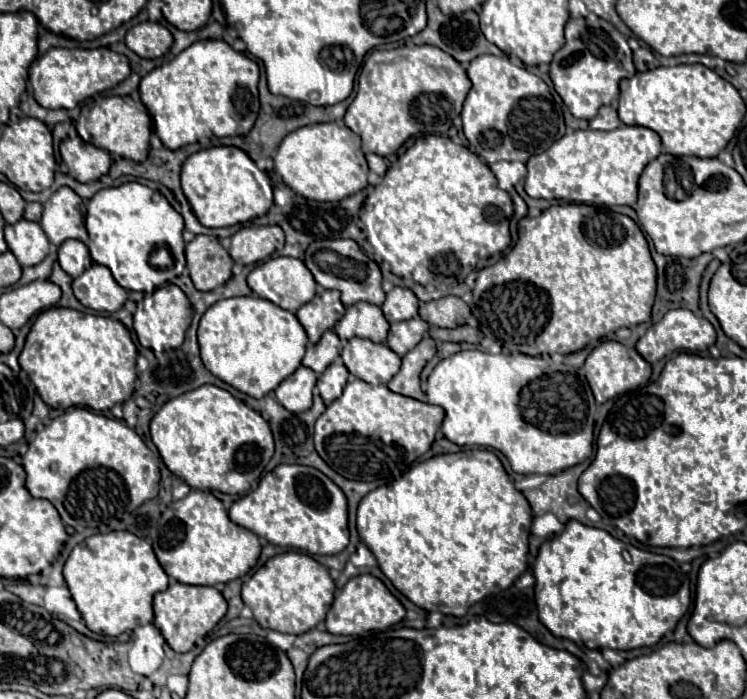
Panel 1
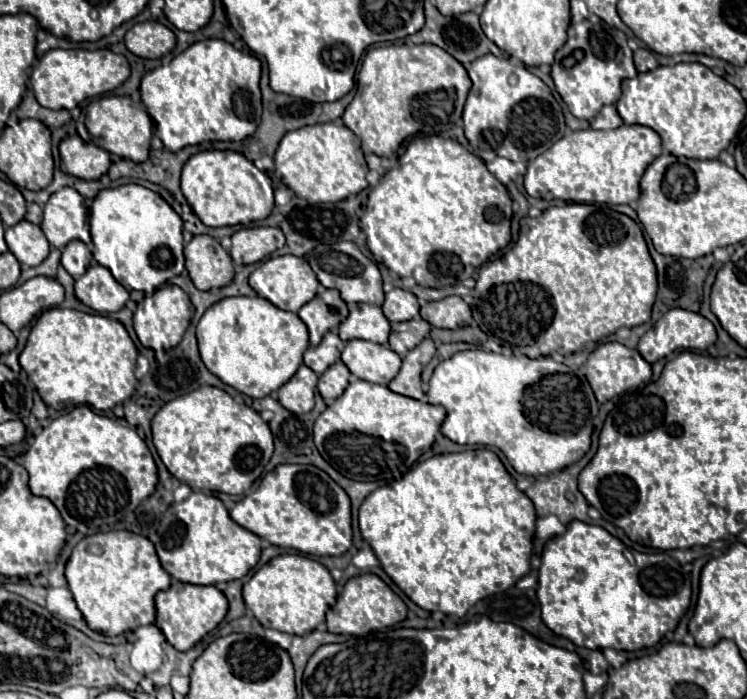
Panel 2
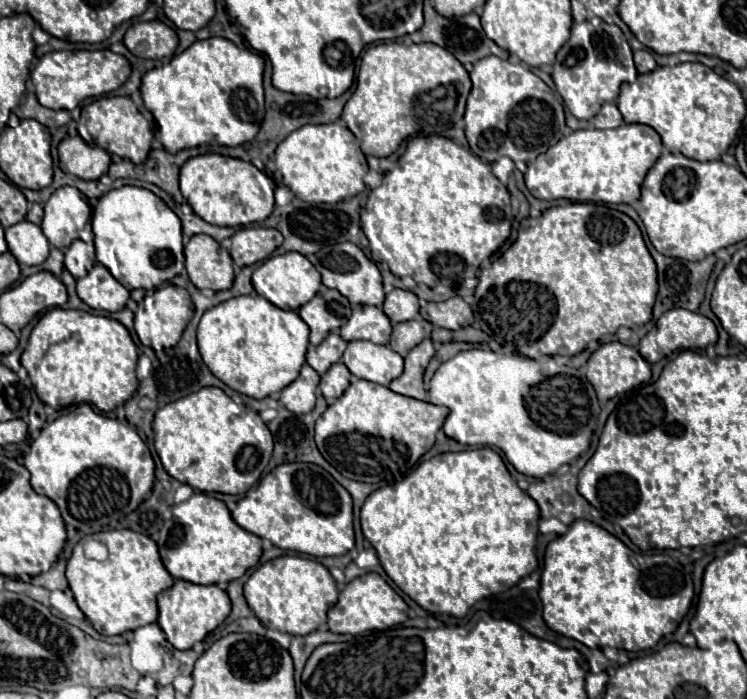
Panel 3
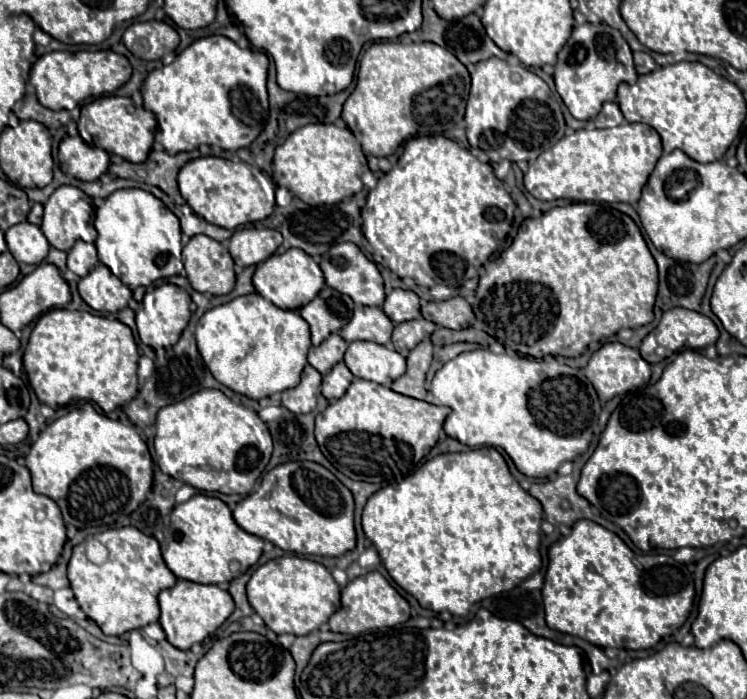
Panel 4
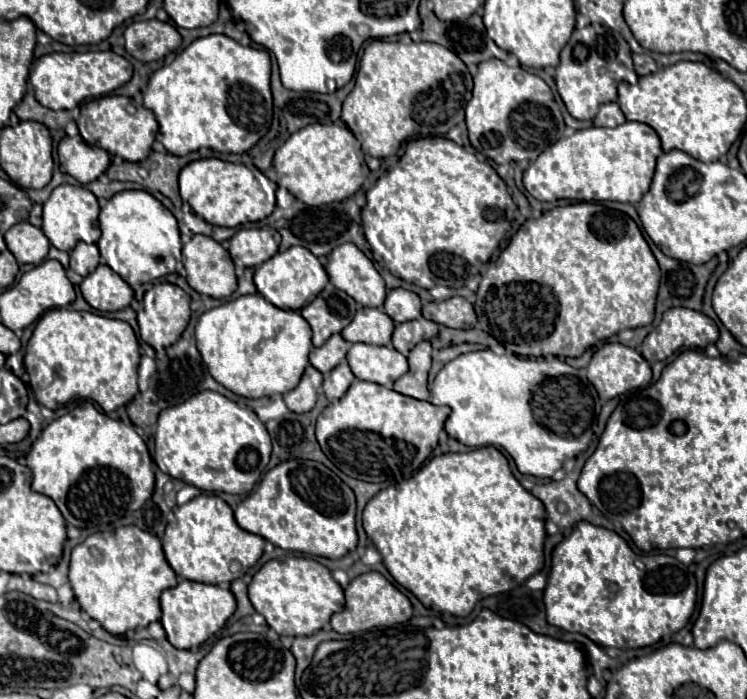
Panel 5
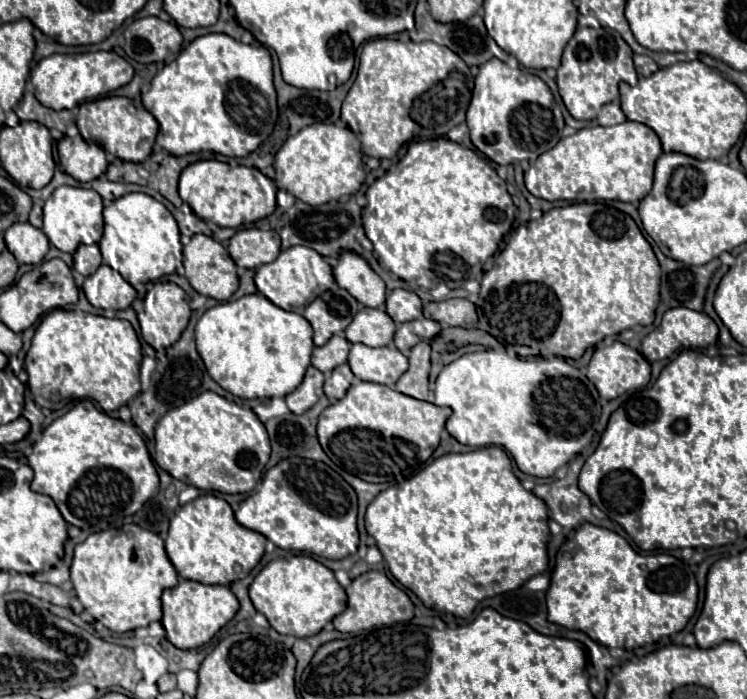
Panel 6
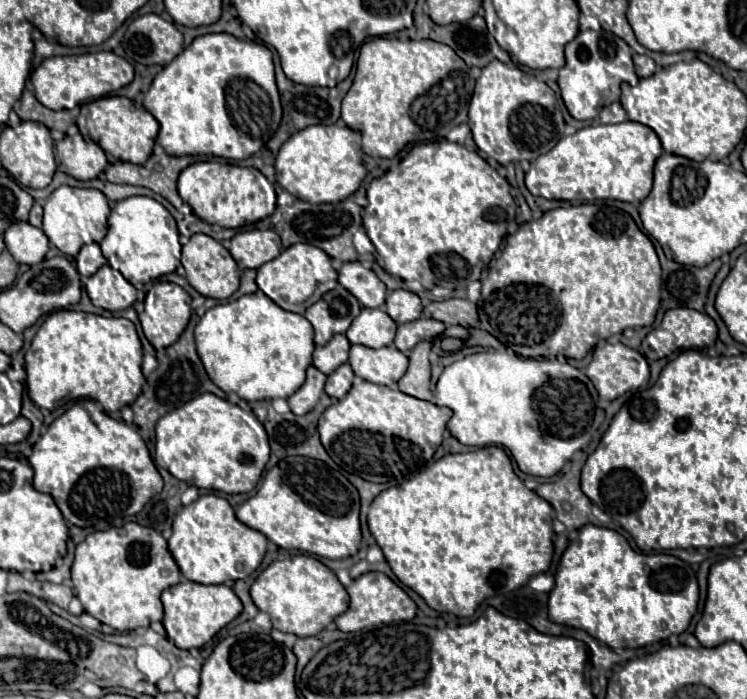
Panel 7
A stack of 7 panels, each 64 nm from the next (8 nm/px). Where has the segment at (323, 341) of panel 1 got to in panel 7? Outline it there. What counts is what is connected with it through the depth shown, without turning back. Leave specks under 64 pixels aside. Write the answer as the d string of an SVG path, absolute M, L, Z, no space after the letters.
M344 334L332 336L332 340L326 346L318 346L312 354L312 364L324 372L326 376L330 376L330 372L334 372L340 364L348 362L348 350L350 350L350 342Z

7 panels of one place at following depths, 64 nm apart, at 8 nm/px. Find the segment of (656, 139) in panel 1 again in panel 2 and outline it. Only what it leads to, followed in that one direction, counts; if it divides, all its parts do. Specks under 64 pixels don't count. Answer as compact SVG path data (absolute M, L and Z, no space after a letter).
M622 124L614 130L576 130L530 160L524 188L532 198L560 198L584 204L632 204L640 196L638 182L648 164L660 156L660 136L646 126Z

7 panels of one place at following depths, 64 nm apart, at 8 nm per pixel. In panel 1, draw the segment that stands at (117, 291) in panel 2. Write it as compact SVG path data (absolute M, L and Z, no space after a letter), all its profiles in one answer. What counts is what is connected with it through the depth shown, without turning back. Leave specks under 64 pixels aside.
M92 264L82 276L74 278L72 290L80 304L108 314L120 310L128 294L124 288L118 288L118 284L114 284L110 270L100 264Z

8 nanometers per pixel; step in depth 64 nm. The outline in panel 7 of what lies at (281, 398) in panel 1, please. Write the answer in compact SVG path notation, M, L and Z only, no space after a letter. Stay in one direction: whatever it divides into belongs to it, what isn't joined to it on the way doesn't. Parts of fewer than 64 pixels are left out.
M310 366L306 372L306 382L288 398L290 410L298 416L310 412L316 406L322 390L324 390L324 382L326 382L326 376L318 368Z

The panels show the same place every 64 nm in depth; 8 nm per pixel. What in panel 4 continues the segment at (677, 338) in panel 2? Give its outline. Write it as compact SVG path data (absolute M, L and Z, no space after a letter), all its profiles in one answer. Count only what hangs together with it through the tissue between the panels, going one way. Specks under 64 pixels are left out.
M672 308L672 310L662 314L658 326L642 340L638 350L642 352L642 358L646 362L656 364L656 362L662 362L670 354L674 354L678 350L684 350L684 348L704 350L706 346L714 344L716 340L718 340L718 328L708 316L704 316L700 312L694 312L694 310L686 310L686 308Z

